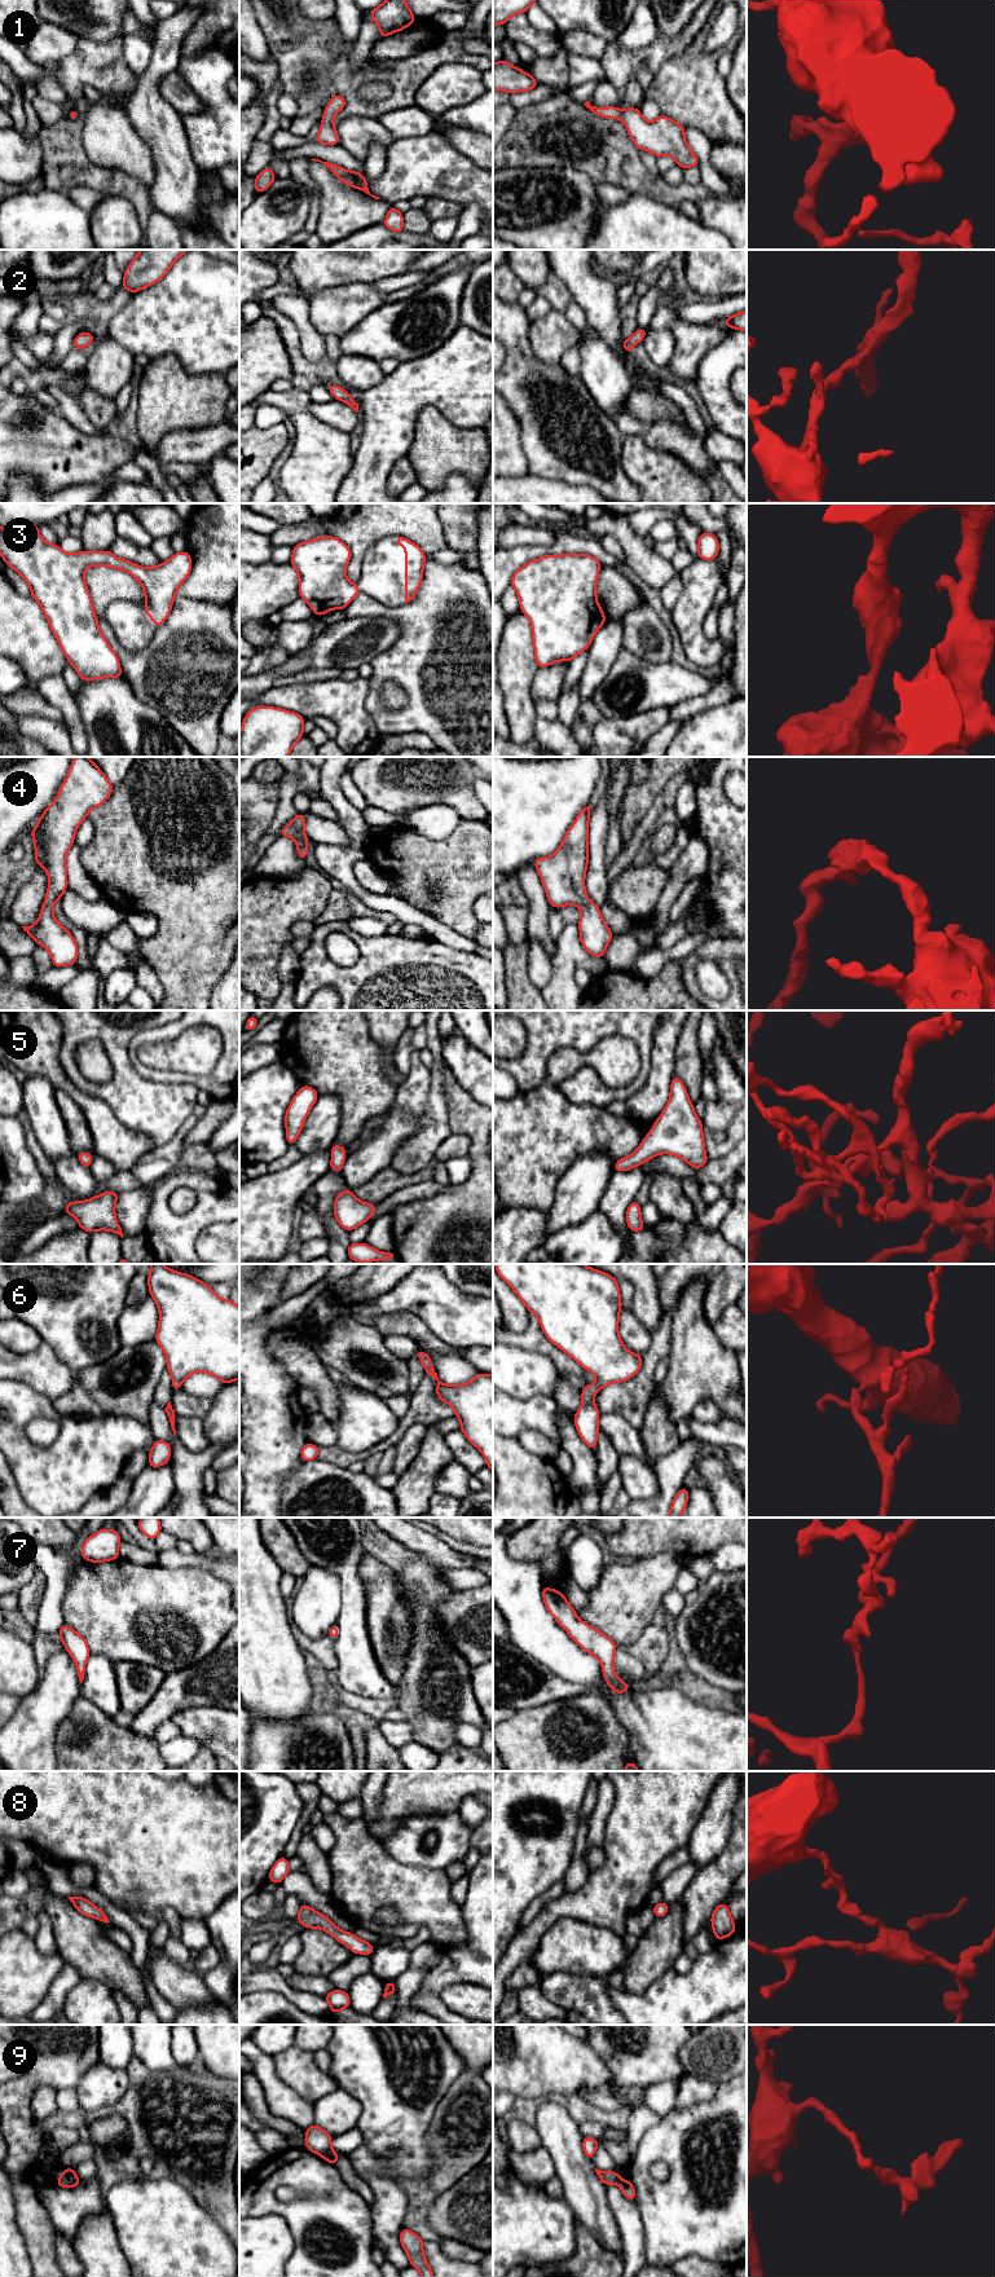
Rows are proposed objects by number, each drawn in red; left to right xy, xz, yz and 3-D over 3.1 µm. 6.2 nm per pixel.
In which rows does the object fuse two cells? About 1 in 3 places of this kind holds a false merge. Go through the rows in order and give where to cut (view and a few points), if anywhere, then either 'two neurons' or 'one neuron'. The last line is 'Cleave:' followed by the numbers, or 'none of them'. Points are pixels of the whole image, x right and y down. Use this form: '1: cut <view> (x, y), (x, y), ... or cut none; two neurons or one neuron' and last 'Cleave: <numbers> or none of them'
1: cut none; one neuron
2: cut none; one neuron
3: cut none; one neuron
4: cut none; one neuron
5: cut none; one neuron
6: cut none; one neuron
7: cut none; one neuron
8: cut none; one neuron
9: cut xz (331, 2149), (320, 2154); two neurons
Cleave: 9

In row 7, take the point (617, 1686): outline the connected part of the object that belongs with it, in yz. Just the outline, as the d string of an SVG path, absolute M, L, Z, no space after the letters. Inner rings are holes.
M543 1585L542 1598L546 1609L556 1622L569 1634L569 1637L587 1653L594 1655L602 1664L603 1677L615 1694L625 1694L629 1684L621 1681L613 1670L613 1657L616 1643L606 1634L582 1622L574 1608L559 1590L552 1590Z

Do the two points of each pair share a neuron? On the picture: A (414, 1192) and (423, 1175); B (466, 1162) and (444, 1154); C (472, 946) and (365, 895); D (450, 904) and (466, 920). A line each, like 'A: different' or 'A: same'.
A: different
B: different
C: same
D: same

